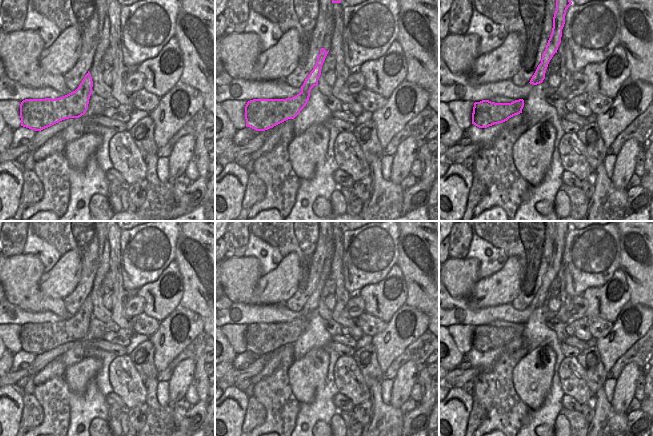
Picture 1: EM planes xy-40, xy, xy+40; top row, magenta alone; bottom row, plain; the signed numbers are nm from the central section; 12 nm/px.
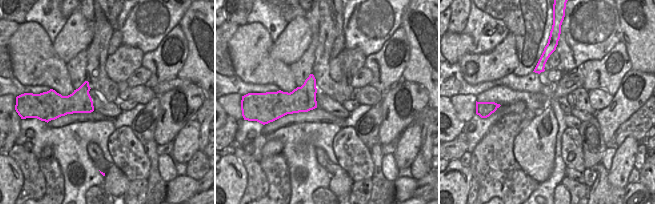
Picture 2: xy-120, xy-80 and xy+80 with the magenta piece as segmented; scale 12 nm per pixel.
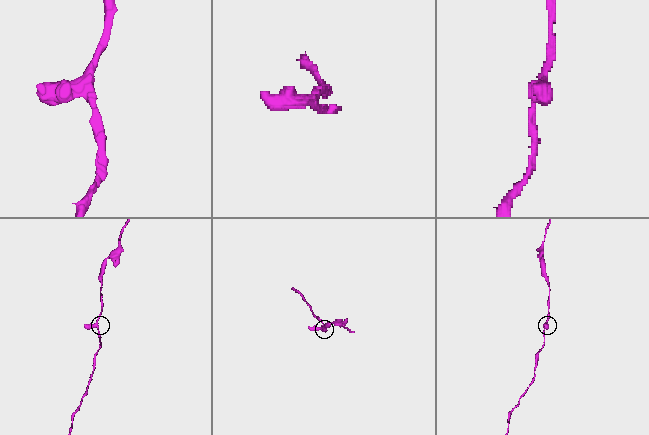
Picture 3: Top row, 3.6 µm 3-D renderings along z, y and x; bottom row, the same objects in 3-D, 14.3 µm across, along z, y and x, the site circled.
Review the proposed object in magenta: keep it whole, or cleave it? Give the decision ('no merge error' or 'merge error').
no merge error

